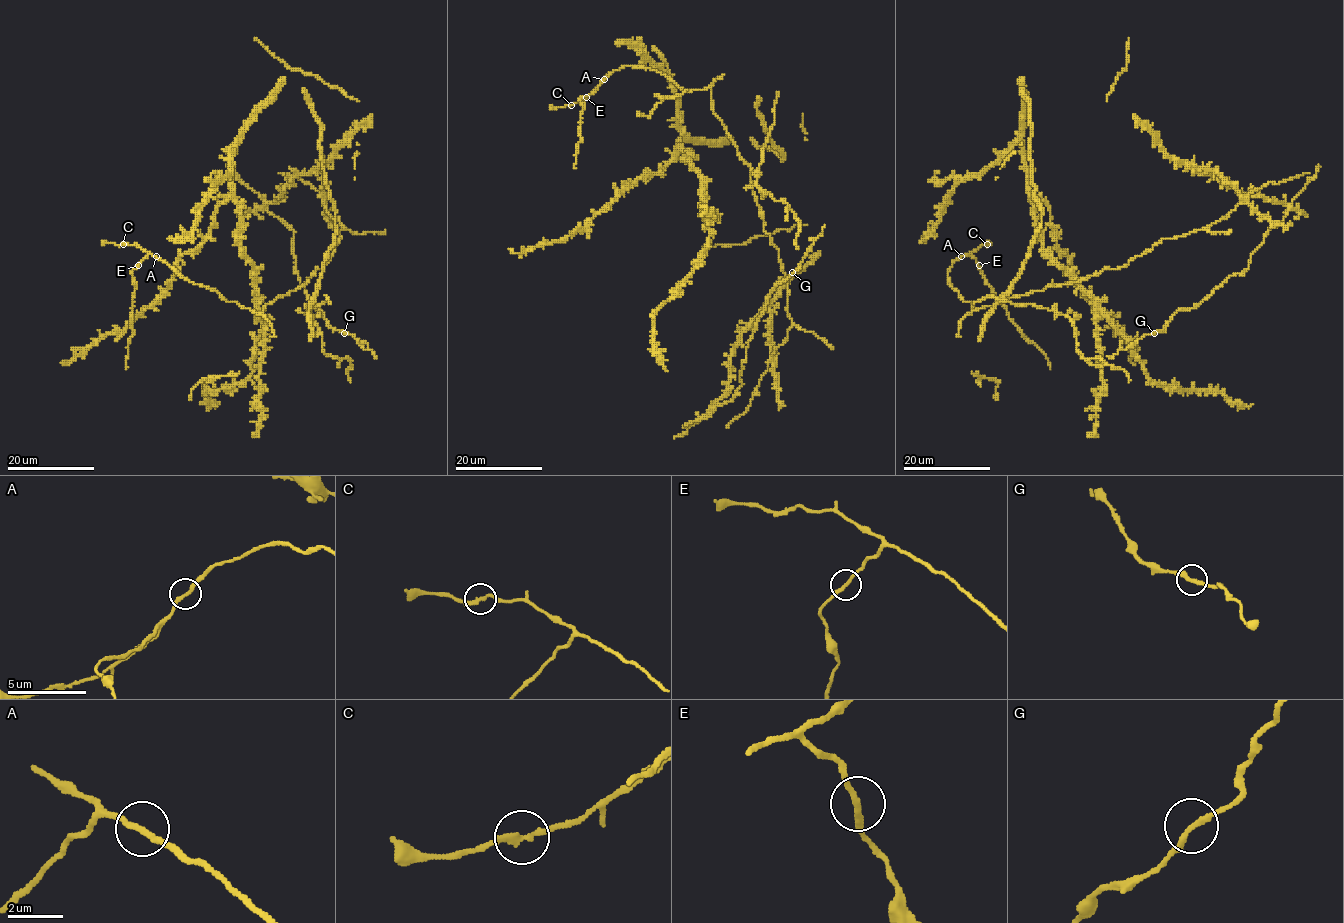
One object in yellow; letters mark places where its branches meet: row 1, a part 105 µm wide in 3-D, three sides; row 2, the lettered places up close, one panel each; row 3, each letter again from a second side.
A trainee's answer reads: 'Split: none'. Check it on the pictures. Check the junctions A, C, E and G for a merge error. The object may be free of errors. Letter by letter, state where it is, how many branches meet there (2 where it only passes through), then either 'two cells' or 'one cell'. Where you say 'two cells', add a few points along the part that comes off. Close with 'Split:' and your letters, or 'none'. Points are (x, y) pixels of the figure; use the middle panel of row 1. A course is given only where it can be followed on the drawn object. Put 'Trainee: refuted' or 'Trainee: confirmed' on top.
Trainee: confirmed
A: place (604, 79); branches 2; one cell
C: place (571, 105); branches 2; one cell
E: place (586, 97); branches 2; one cell
G: place (792, 272); branches 2; one cell
Split: none

